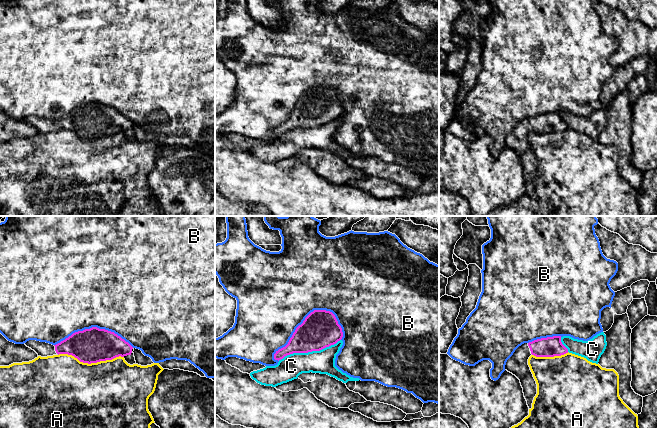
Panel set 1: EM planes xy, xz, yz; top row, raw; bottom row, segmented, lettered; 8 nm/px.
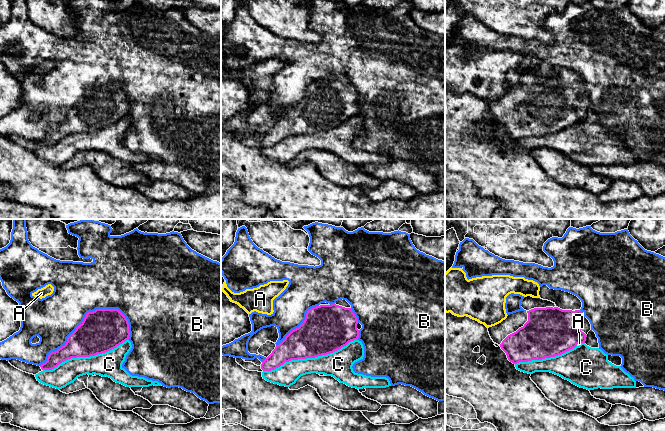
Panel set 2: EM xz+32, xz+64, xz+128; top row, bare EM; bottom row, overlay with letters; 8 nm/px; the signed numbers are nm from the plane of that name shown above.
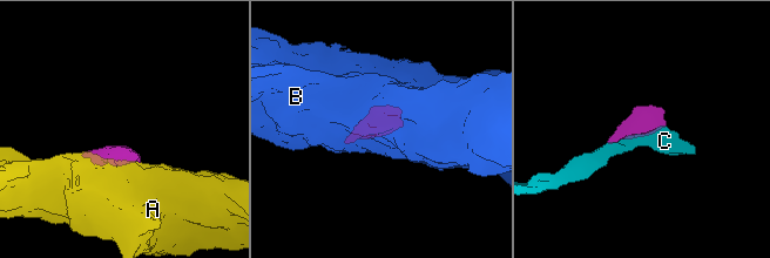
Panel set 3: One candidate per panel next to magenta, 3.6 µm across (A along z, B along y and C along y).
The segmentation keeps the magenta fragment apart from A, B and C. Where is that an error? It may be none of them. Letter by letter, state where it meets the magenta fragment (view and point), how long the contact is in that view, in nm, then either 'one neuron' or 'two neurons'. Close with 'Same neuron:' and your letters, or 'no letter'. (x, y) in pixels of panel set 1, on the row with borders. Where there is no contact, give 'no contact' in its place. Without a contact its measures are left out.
A: contact xy (91, 362); length 550 nm; two neurons
B: contact xz (301, 324); length 600 nm; two neurons
C: contact xz (309, 351); length 550 nm; two neurons
Same neuron: no letter

